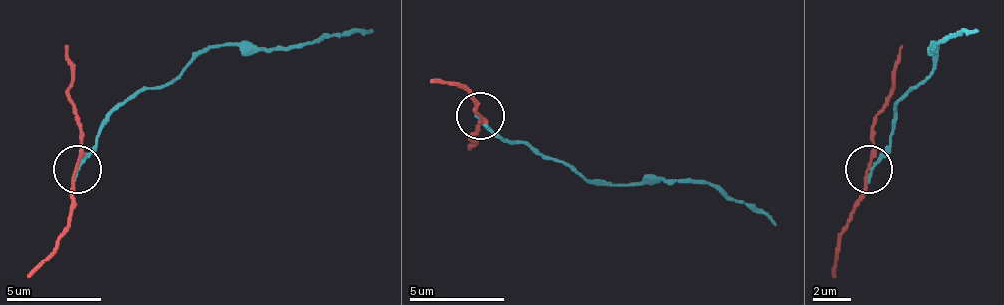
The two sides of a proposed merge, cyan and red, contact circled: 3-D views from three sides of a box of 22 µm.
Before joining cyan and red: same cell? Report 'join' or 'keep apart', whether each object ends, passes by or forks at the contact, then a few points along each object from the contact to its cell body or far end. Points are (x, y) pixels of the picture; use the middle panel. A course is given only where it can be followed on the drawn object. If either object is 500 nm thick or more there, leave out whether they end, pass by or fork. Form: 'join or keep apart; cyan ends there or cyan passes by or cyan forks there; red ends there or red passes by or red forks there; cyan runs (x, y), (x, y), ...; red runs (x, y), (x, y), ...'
keep apart; cyan ends there; red passes by; cyan runs (481, 119), (500, 138), (577, 167), (615, 186), (706, 181), (777, 224); red runs (481, 114), (472, 133), (476, 143), (467, 148)

